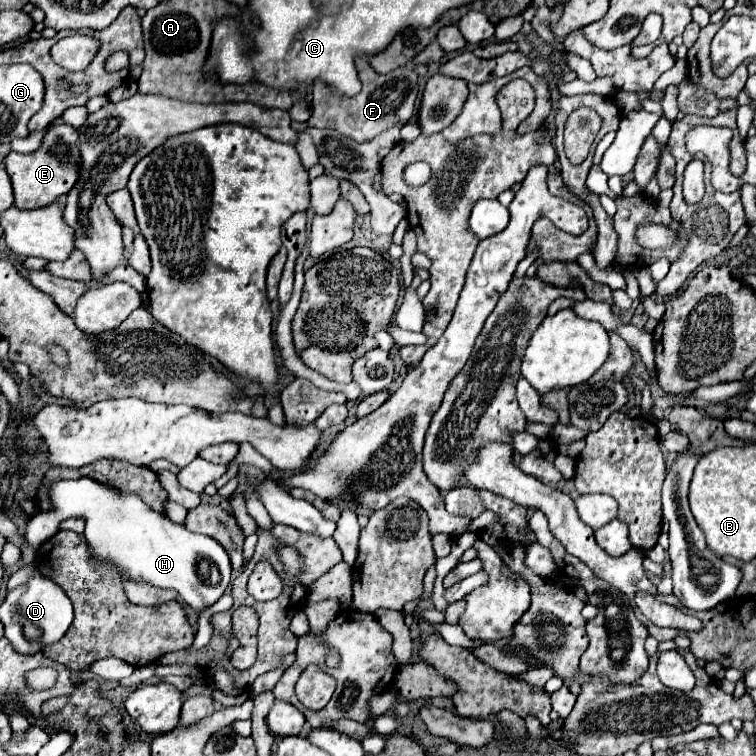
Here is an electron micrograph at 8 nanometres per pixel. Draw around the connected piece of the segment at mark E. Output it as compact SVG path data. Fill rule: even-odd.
M65 123L53 125L41 147L35 153L21 155L11 151L9 157L5 159L7 173L13 183L13 193L15 193L15 207L19 209L37 209L37 207L47 207L51 205L57 197L67 195L81 171L81 151L79 151L79 131L75 127L69 127Z

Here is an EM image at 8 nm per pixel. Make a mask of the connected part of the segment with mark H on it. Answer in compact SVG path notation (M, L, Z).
M93 479L57 481L49 487L49 491L51 491L51 503L53 503L51 511L39 511L37 515L33 515L25 527L25 533L23 533L25 541L33 549L37 549L49 537L53 537L59 531L61 521L65 521L69 517L85 517L85 521L87 521L85 539L87 539L89 551L97 563L113 563L121 575L127 573L129 577L143 579L151 585L157 585L163 589L175 589L183 597L183 601L197 613L203 613L211 605L215 605L219 601L219 597L225 593L225 589L229 587L231 563L229 563L223 547L219 547L219 543L215 543L213 539L207 539L205 535L195 535L195 533L187 531L185 527L171 523L169 517L151 511L151 507L147 507L137 495L123 497L119 491L113 491L111 487L103 487L103 485L95 483Z

